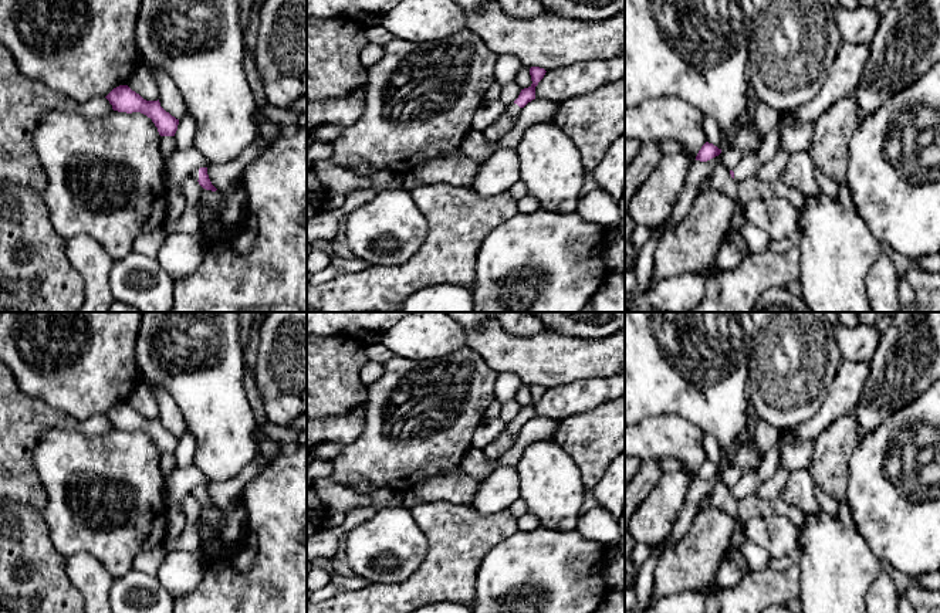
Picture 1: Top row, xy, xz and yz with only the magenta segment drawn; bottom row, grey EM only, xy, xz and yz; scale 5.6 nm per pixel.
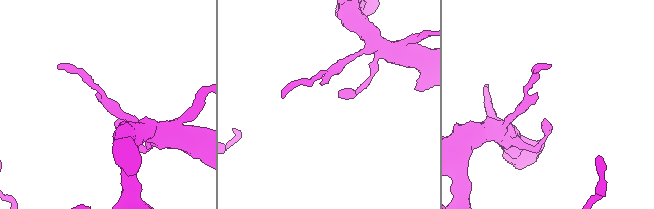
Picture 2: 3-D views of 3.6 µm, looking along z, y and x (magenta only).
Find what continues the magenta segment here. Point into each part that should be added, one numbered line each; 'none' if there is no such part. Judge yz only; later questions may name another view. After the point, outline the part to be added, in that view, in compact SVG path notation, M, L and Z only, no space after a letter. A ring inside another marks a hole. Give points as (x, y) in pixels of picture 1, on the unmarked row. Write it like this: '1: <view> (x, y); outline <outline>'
1: yz (844, 395); outline M843 360L839 365L826 400L819 407L816 414L791 431L781 433L775 446L764 457L761 467L753 474L744 477L733 488L734 498L740 501L743 497L753 494L760 484L765 482L775 474L778 470L781 448L785 443L797 438L816 438L841 416L853 414L868 372L869 363Z

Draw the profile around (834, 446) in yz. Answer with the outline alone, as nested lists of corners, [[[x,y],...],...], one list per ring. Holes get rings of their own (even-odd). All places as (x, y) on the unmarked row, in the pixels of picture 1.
[[[845,414],[814,438],[811,477],[825,492],[846,505],[849,458],[859,446],[860,431],[855,416]]]

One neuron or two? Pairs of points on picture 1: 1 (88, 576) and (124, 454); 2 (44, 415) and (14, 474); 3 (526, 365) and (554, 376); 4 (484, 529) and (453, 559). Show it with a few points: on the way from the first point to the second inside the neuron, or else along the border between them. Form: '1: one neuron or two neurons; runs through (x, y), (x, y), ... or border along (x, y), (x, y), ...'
1: two neurons; border along (67, 556), (75, 552), (88, 552), (114, 576)
2: one neuron; runs through (30, 429), (14, 444), (14, 460)
3: one neuron; runs through (533, 365), (543, 365), (547, 369)
4: one neuron; runs through (477, 535), (460, 552)

